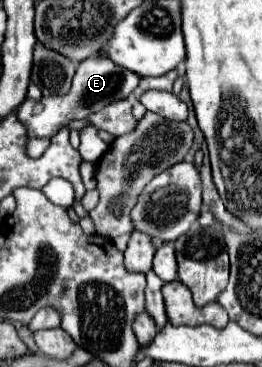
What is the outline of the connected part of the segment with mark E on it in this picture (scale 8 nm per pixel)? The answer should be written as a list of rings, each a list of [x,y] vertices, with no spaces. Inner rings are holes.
[[[94,55],[94,57],[88,57],[78,63],[78,69],[76,69],[76,75],[72,81],[72,89],[66,95],[50,95],[50,97],[42,97],[38,101],[26,99],[18,109],[18,117],[28,127],[30,137],[52,137],[62,127],[66,127],[70,121],[88,119],[88,115],[92,111],[100,111],[100,107],[104,107],[116,99],[130,97],[134,87],[138,85],[138,81],[140,81],[138,75],[132,75],[130,71],[116,67],[110,59],[104,59],[102,55]]]

